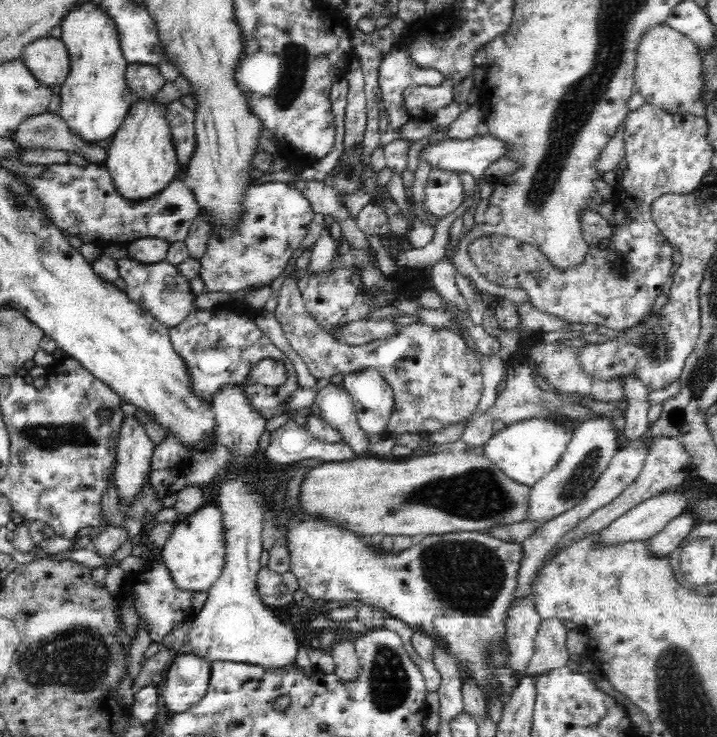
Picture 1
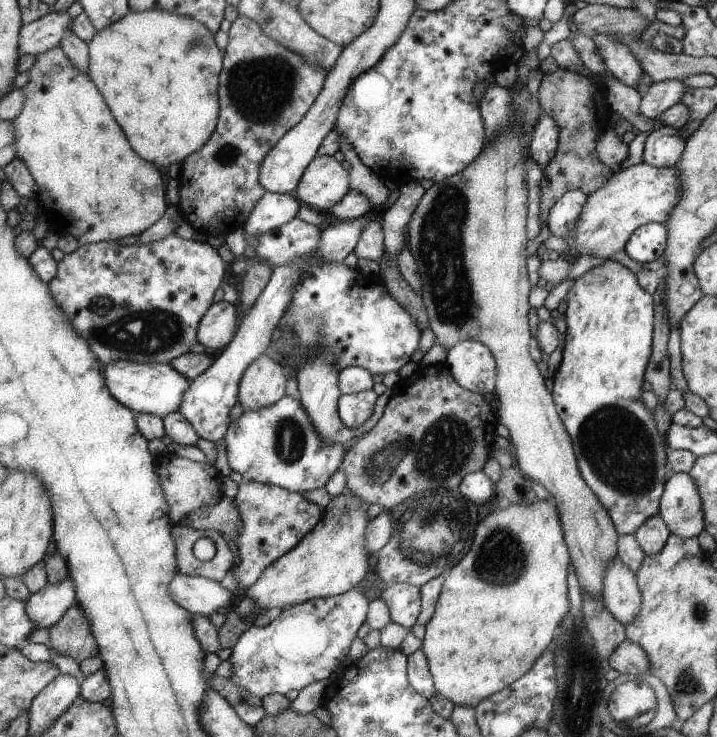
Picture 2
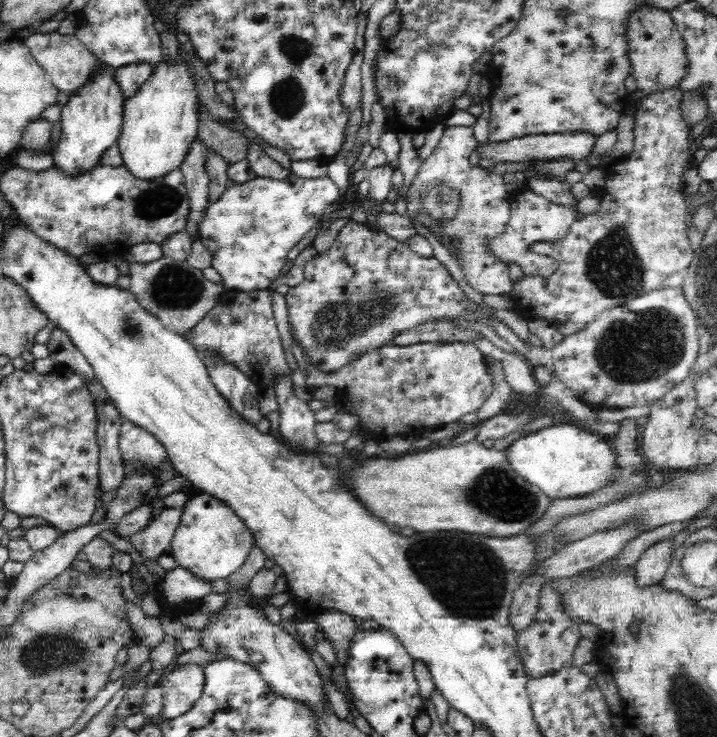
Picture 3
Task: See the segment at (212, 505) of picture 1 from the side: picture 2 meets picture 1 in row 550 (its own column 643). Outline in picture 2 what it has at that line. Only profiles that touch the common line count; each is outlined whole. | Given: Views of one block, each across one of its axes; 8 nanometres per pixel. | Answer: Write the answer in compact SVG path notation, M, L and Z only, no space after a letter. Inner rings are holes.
M642 161L629 168L621 168L612 174L604 186L587 195L575 235L564 239L570 250L562 253L562 256L575 260L581 255L590 254L609 259L615 252L624 249L631 235L643 225L667 224L682 196L683 188L675 166L658 168Z

